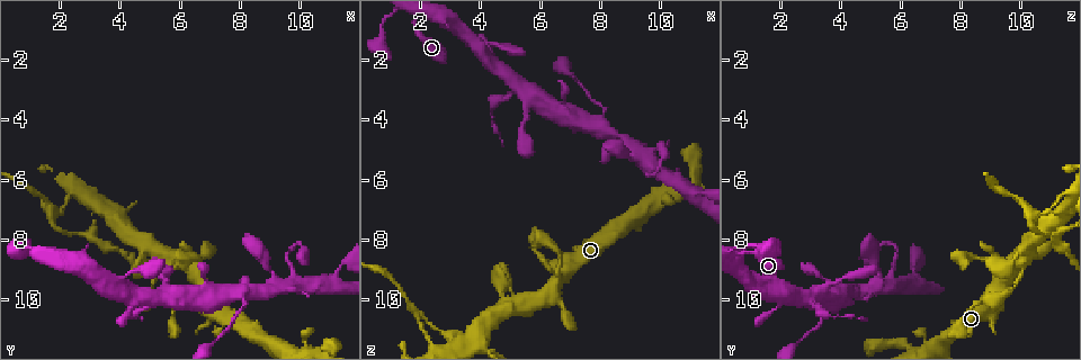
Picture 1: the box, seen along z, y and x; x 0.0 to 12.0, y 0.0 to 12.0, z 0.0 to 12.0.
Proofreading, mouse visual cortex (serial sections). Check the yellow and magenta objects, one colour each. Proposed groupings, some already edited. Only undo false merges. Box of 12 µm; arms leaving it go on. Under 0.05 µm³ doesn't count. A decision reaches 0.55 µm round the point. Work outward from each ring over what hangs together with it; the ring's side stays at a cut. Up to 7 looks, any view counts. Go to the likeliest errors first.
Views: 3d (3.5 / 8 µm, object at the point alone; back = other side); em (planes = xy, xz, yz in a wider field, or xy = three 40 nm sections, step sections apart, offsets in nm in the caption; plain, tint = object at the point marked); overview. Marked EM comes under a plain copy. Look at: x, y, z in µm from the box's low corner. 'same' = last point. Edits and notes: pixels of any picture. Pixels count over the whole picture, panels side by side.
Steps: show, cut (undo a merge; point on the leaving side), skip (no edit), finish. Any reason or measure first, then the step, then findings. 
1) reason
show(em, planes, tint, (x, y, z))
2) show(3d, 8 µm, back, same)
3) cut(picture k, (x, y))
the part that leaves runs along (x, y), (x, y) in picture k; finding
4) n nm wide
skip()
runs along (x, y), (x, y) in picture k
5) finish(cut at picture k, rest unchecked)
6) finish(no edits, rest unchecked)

arms part here
show(3d, 3.5 µm, (1.8, 7.3, 10.5))

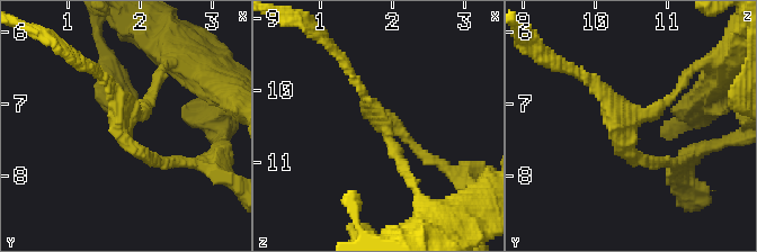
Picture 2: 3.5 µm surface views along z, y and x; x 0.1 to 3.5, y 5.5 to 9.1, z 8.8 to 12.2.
now the EM
show(em, xy, step 1, tint, (1.80, 7.25, 10.45))

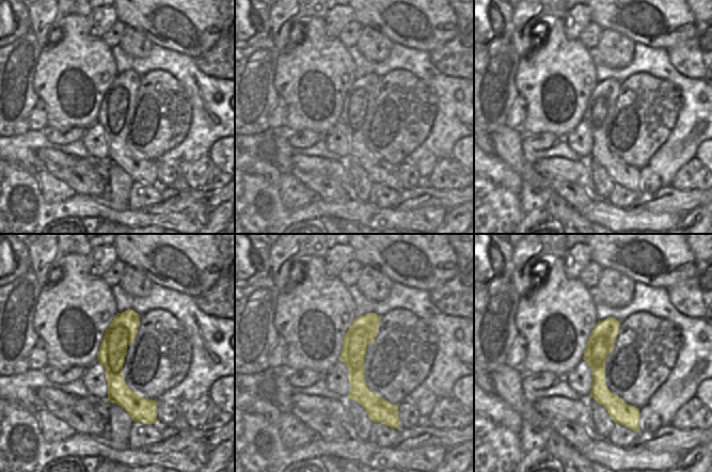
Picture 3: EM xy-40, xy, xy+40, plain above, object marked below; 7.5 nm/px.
another direction
show(em, xy, step 3, tint, same)

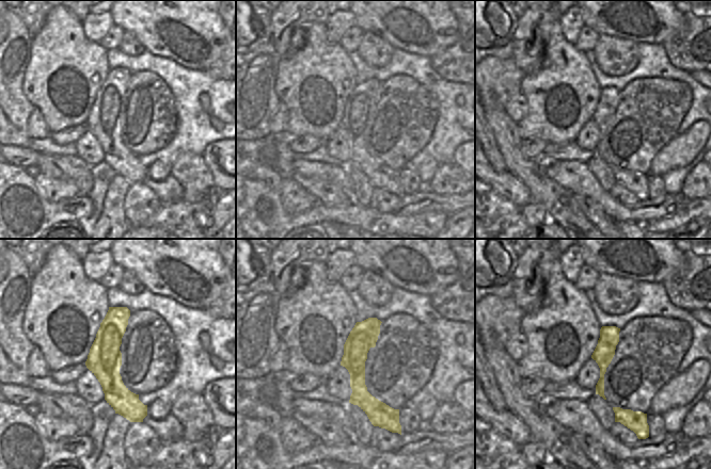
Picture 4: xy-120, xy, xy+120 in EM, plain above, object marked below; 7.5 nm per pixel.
3 arms
cut(picture 2, (406, 137))
the part that leaves runs along (389, 137), (385, 117), (422, 154) in picture 2; two cells meet here

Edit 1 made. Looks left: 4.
show(overview)

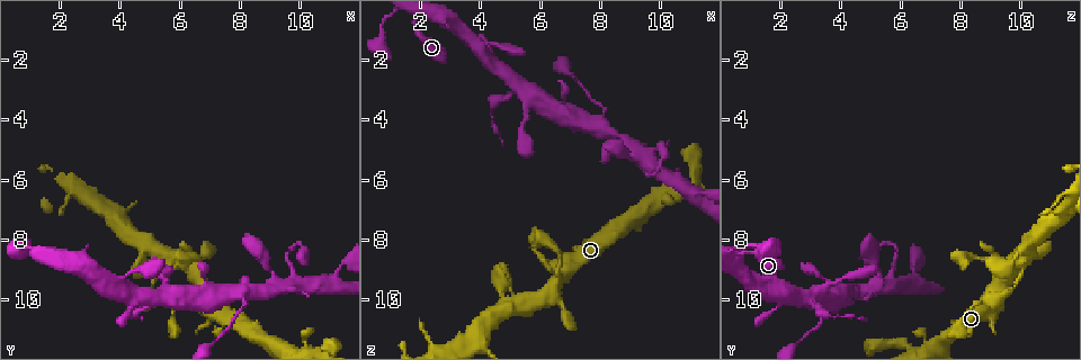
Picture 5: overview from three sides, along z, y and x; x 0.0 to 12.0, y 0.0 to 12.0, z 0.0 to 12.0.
three-way junction
show(3d, 3.5 µm, (8.0, 9.9, 3.9))

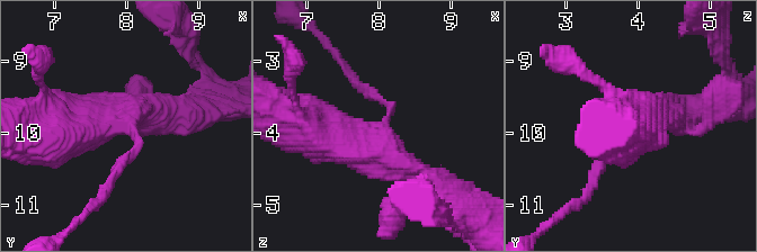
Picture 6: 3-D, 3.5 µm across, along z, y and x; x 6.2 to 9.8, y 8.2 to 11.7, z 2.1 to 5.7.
3 arms; arms of 150, 400, 700 nm
show(em, xy, step 5, tint, (7.95, 9.90, 4.00))

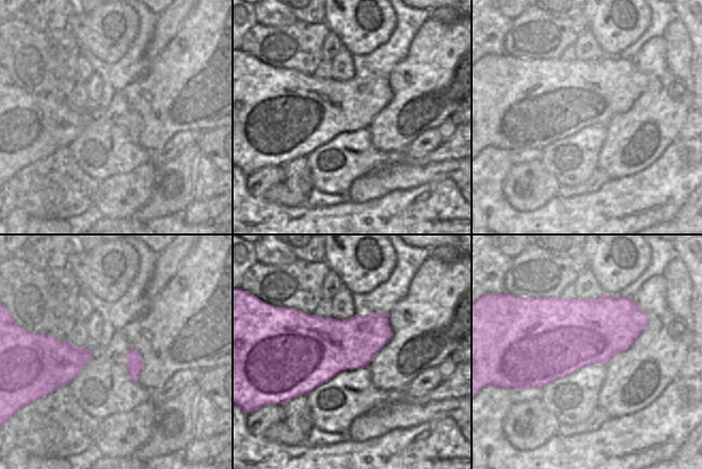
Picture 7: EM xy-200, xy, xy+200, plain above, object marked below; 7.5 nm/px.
cut it another way
show(em, planes, tint, same)

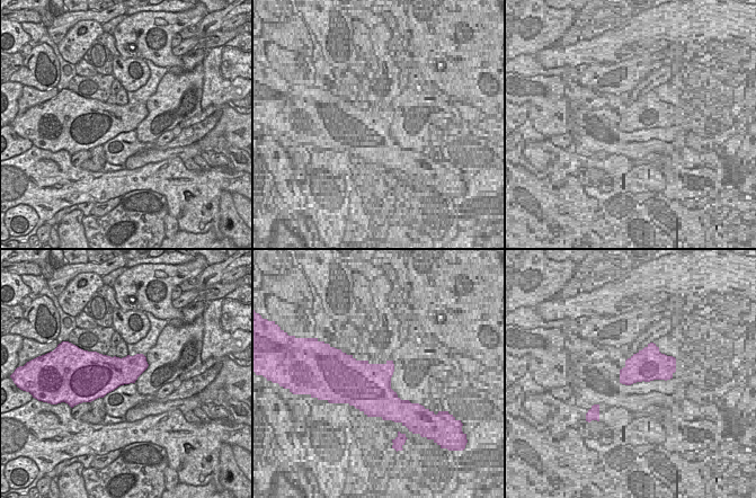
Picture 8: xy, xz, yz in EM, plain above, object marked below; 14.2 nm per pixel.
460 nm wide
skip()
runs along (287, 119), (422, 180) in picture 6; continuous, no second cell

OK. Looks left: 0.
finish(cut at picture 2, rest unchecked)

